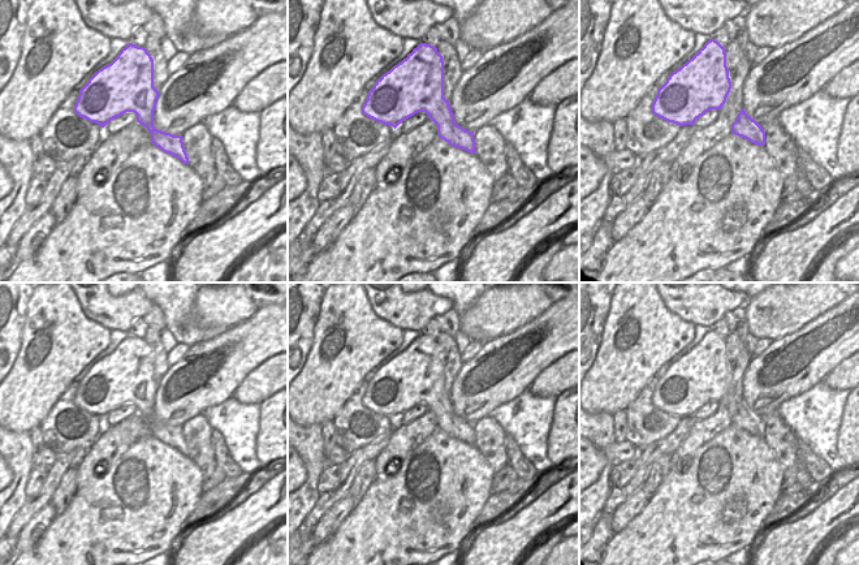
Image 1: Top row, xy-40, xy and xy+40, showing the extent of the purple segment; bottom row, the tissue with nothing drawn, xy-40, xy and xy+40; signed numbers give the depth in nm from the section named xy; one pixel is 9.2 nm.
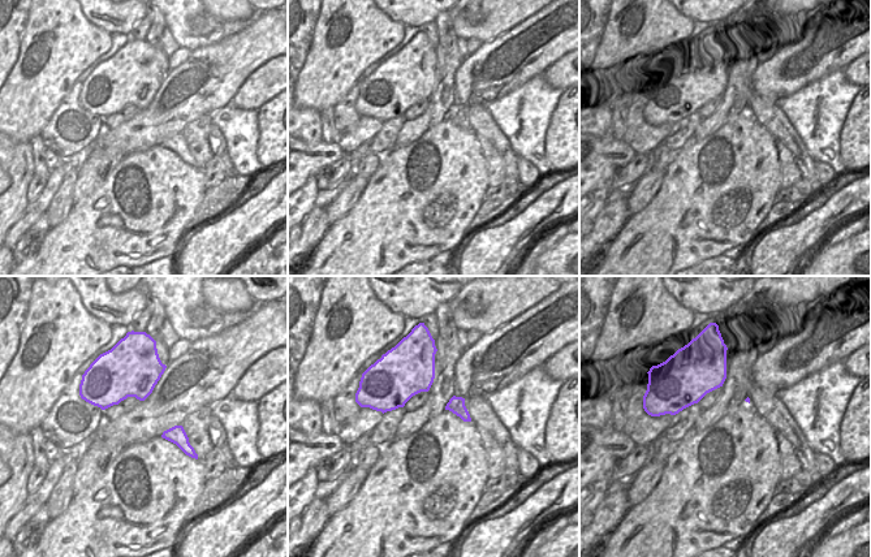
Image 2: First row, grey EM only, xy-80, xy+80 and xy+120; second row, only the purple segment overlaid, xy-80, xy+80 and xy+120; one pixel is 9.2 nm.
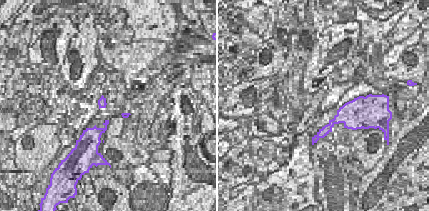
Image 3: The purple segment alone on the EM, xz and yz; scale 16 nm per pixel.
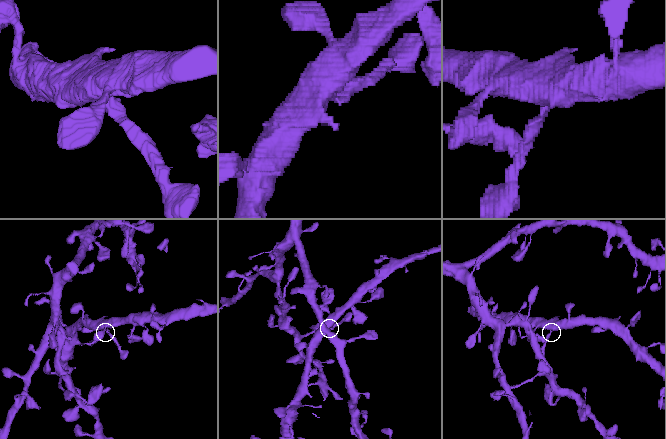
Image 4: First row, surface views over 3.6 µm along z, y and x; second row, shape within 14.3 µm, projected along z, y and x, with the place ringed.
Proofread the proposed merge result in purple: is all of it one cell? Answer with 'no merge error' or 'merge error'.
no merge error

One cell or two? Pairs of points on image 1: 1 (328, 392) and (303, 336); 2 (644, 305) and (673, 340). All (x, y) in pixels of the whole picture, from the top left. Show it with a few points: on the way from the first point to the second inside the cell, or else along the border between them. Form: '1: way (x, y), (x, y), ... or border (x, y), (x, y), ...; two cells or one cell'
1: border (318, 319), (314, 327), (313, 346), (301, 370); two cells
2: way (647, 314), (664, 331); one cell

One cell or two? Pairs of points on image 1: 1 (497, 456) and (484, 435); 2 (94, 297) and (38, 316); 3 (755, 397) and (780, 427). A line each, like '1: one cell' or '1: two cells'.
1: one cell
2: two cells
3: two cells

